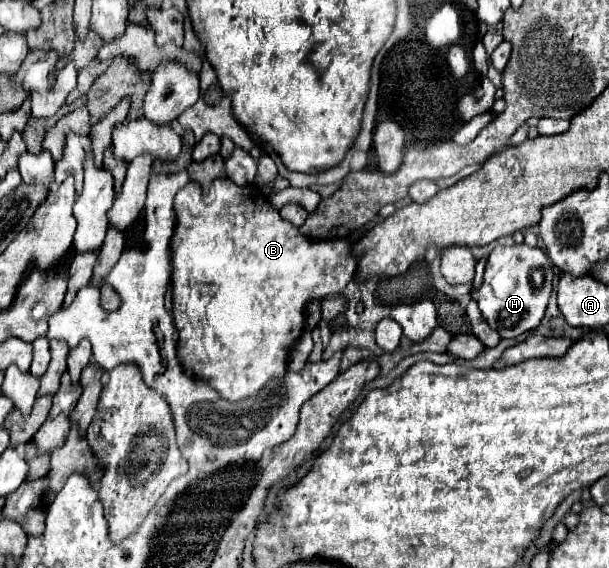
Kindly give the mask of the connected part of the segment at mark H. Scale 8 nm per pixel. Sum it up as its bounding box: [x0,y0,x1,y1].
[473,245,553,339]

